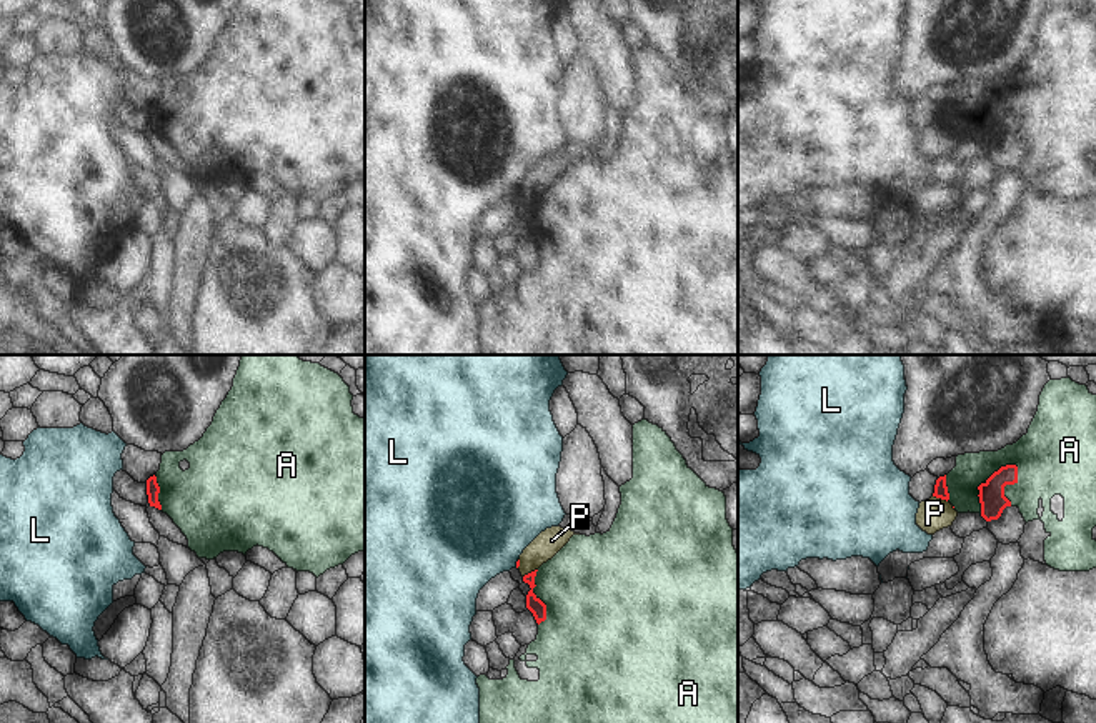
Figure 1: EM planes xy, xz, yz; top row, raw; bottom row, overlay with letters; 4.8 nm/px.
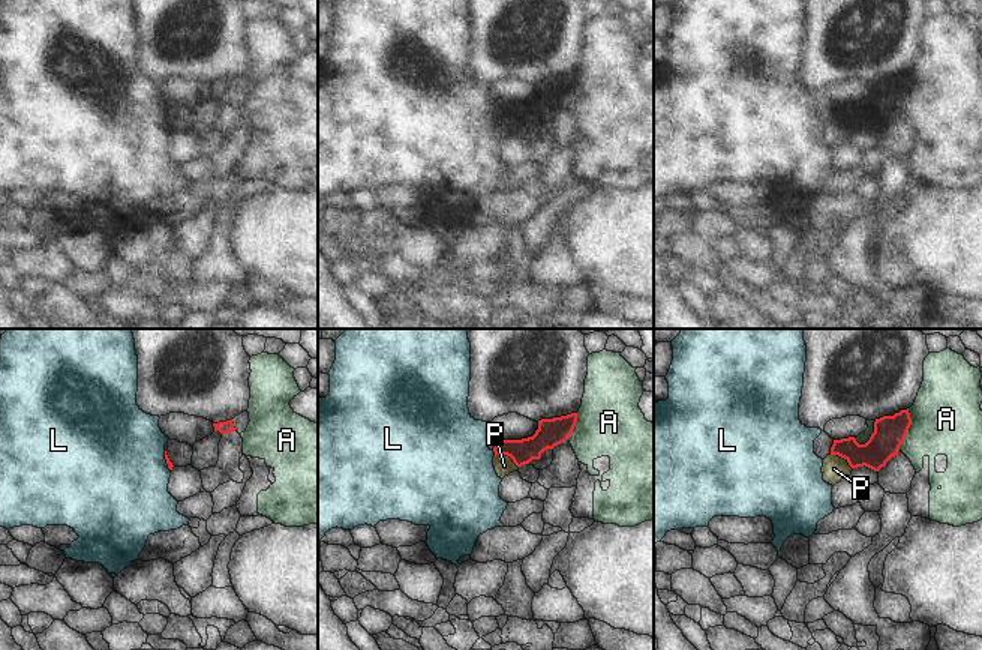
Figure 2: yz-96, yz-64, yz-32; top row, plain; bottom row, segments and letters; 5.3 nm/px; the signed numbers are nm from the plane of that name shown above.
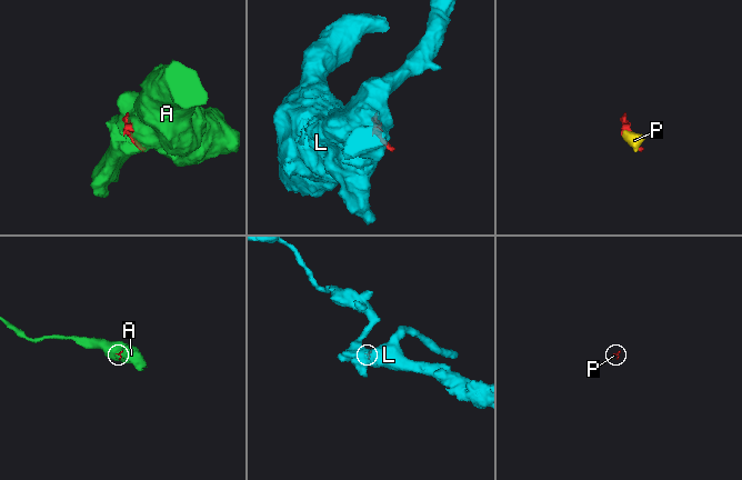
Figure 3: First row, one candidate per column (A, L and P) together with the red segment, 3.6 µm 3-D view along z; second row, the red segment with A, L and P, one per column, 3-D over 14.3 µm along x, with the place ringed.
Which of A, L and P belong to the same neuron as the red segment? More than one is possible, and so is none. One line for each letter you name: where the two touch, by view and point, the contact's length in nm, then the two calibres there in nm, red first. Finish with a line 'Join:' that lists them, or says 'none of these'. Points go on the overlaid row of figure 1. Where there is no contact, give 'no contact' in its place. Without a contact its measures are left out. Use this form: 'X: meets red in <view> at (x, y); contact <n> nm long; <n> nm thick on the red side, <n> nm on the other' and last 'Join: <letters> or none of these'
A: meets red in yz at (983, 483); contact 300 nm long; 130 nm thick on the red side, 180 nm on the other
Join: A

